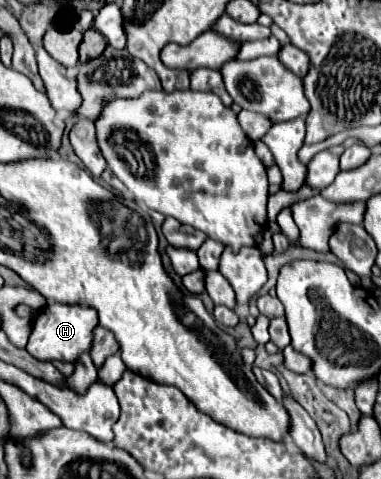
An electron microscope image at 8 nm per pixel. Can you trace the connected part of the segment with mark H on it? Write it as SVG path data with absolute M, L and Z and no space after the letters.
M49 303L45 309L37 311L27 351L39 361L69 361L69 363L77 363L83 353L91 351L93 329L97 325L99 325L99 319L97 319L95 309L81 307L81 305Z

